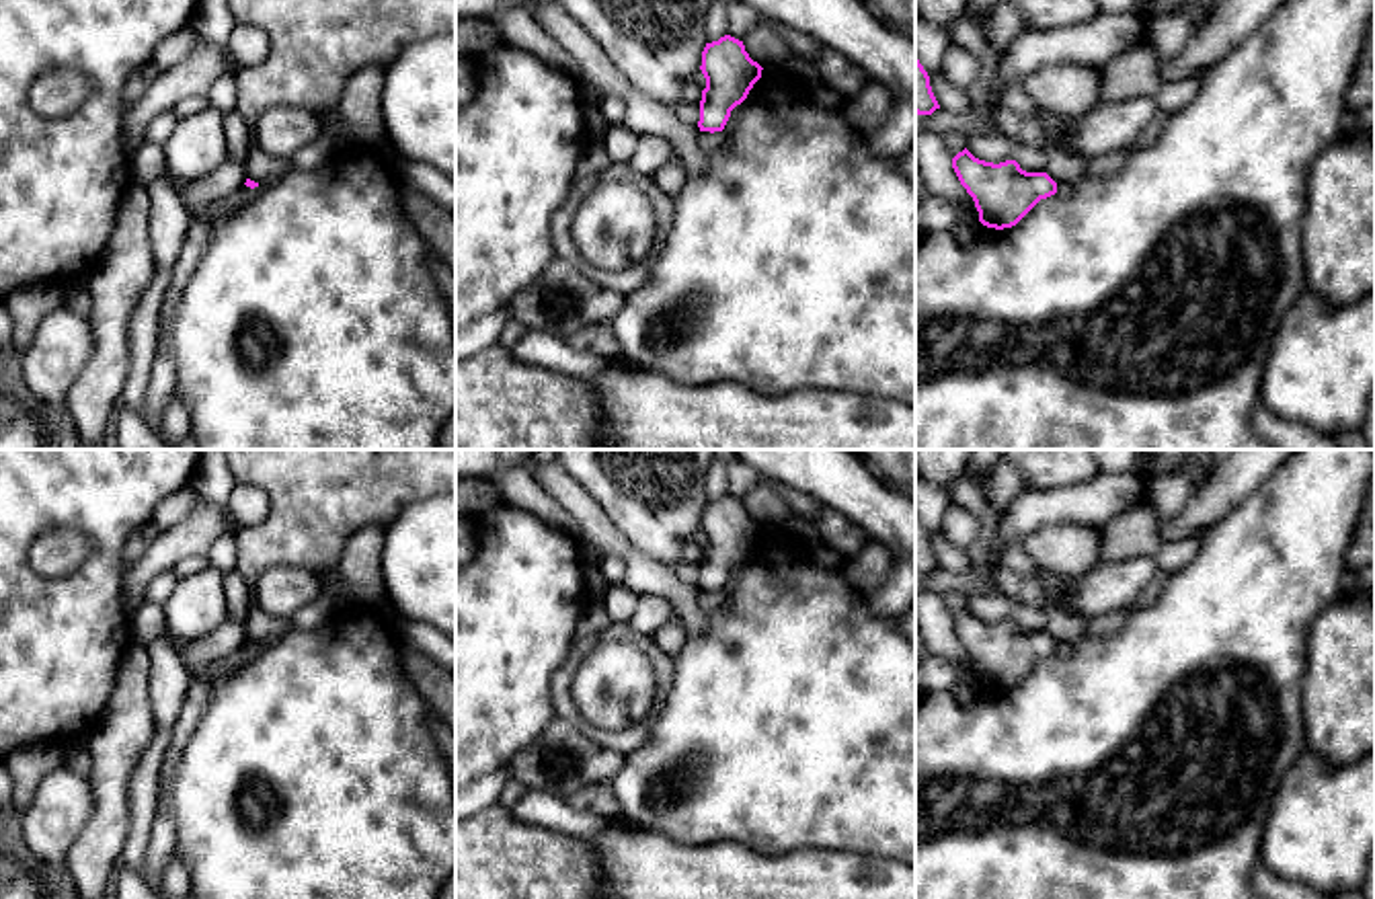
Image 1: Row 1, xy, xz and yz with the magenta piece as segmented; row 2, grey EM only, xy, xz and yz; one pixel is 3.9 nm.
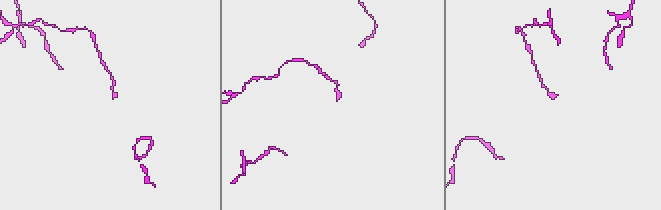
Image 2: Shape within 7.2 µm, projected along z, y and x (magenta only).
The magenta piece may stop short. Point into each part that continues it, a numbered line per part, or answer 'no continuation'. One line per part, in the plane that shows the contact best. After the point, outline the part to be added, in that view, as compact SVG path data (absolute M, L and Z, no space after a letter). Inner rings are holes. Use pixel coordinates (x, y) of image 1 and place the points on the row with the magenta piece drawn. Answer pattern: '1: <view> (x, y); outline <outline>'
no continuation

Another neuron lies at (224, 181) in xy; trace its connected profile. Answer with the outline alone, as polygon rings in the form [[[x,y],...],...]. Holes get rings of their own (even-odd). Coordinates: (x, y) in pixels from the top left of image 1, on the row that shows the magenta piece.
[[[234,160],[224,162],[211,174],[197,181],[172,177],[172,185],[193,216],[207,205],[232,197],[246,183],[246,168]]]

